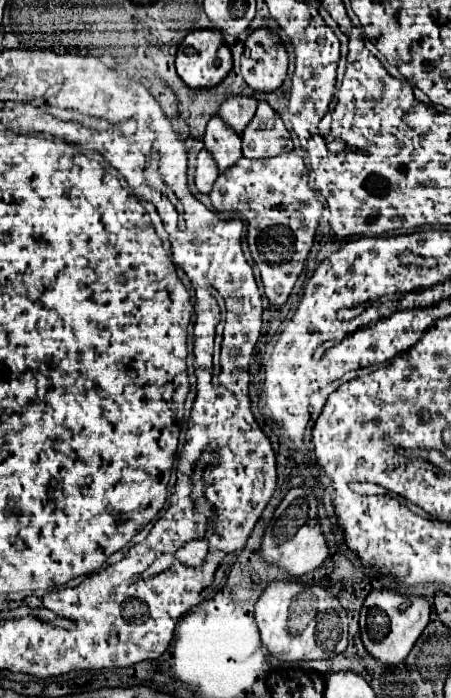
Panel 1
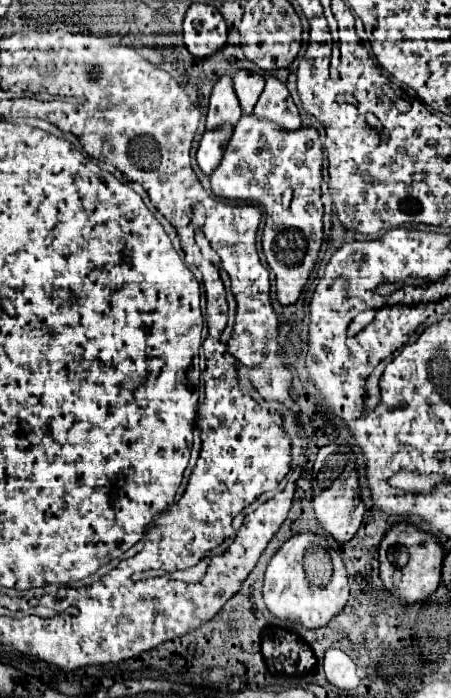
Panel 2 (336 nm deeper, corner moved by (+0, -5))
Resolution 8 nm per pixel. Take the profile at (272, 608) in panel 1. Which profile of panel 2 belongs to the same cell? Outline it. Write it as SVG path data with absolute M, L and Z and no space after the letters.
M299 532L291 536L271 558L267 572L265 572L265 586L263 586L263 598L271 614L275 614L281 620L301 622L305 628L321 628L329 624L329 620L341 612L349 598L349 582L347 582L347 570L341 560L341 556L331 550L333 554L333 576L327 582L327 586L315 586L307 582L307 574L303 570L303 554L311 542L325 542L325 536L313 534L313 532Z

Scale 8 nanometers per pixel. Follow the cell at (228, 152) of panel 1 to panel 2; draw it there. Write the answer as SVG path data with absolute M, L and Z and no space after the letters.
M221 76L213 86L209 110L207 110L207 128L217 128L221 124L237 124L241 118L241 108L237 94L233 90L231 76Z

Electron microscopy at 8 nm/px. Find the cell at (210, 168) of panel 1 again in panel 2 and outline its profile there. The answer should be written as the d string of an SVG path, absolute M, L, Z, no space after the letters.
M223 124L215 130L207 130L199 142L197 150L197 162L205 174L211 174L217 164L221 162L221 156L225 152L225 144L229 144L229 136L233 134L231 124Z

